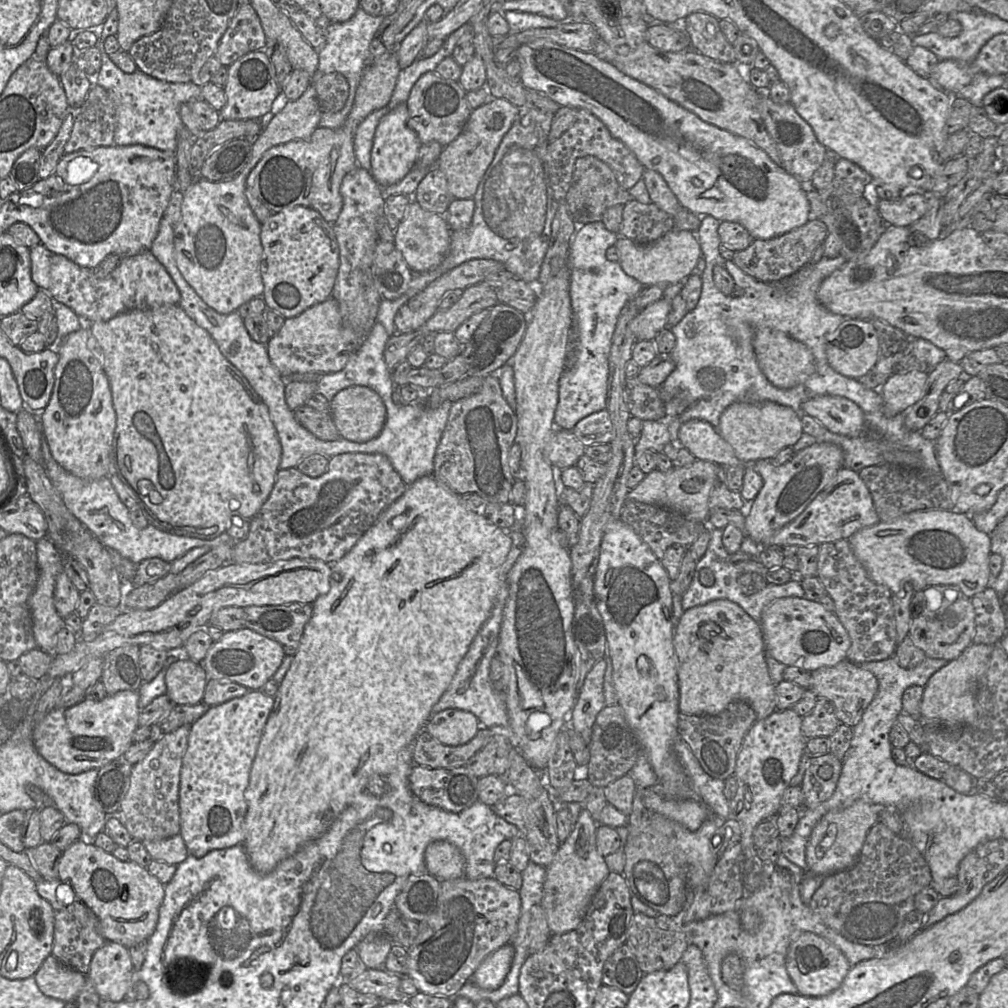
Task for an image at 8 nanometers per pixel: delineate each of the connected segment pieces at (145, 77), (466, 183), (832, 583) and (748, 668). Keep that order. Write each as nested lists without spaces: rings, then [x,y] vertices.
[[[96,45],[101,54],[101,66],[96,83],[105,88],[117,109],[114,144],[141,144],[162,151],[175,152],[178,131],[184,126],[179,107],[190,100],[203,99],[201,87],[189,82],[168,82],[152,77],[140,69],[132,73],[122,71],[111,60],[103,45]]]
[[[490,98],[483,105],[472,110],[460,135],[445,146],[436,166],[447,178],[449,191],[453,198],[473,198],[486,170],[508,130],[511,128],[519,107],[504,98]]]
[[[847,539],[823,543],[818,547],[817,577],[833,600],[834,613],[851,640],[847,660],[860,664],[893,657],[897,647],[893,593],[871,580]]]
[[[717,599],[684,611],[674,631],[673,646],[677,656],[681,713],[696,716],[716,715],[734,701],[747,703],[754,710],[757,720],[762,720],[777,710],[776,685],[769,675],[761,627],[738,604]]]

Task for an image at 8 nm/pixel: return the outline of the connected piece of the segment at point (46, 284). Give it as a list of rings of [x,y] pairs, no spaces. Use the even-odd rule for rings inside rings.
[[[42,243],[30,248],[31,277],[39,289],[47,292],[54,302],[60,302],[72,309],[84,323],[108,321],[131,310],[158,309],[166,305],[179,305],[180,292],[165,267],[150,250],[135,256],[122,258],[106,278],[97,278],[92,269],[83,268],[63,255],[48,250]]]

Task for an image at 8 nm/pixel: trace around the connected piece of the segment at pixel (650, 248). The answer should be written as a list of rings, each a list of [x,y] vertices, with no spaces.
[[[672,229],[659,240],[651,244],[638,244],[629,238],[619,236],[615,246],[620,253],[620,264],[626,274],[645,286],[663,284],[681,284],[692,273],[696,272],[701,248],[695,233]]]

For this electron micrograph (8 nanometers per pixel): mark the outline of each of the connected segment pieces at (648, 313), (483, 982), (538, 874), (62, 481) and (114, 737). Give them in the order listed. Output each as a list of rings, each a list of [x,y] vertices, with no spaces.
[[[660,298],[652,304],[649,304],[630,324],[637,341],[653,341],[656,335],[667,327],[668,313],[671,308],[671,302]]]
[[[510,942],[502,945],[484,958],[470,981],[486,990],[497,989],[510,970],[514,954],[515,950]]]
[[[530,861],[527,868],[521,872],[522,886],[519,889],[521,898],[522,914],[531,915],[531,909],[535,905],[541,905],[543,897],[543,888],[546,879],[546,867],[535,864]]]
[[[42,433],[41,450],[43,467],[48,478],[62,496],[69,511],[106,547],[116,550],[121,556],[135,564],[148,558],[160,558],[172,563],[195,547],[209,546],[214,548],[229,541],[230,536],[224,532],[218,537],[208,540],[179,535],[165,531],[153,524],[143,529],[134,526],[130,513],[120,500],[109,477],[96,480],[79,478],[60,466],[52,457],[47,440]]]
[[[120,691],[101,701],[84,699],[69,708],[54,708],[33,729],[37,752],[50,764],[67,774],[100,769],[123,756],[133,743],[132,735],[139,727],[138,691]]]

